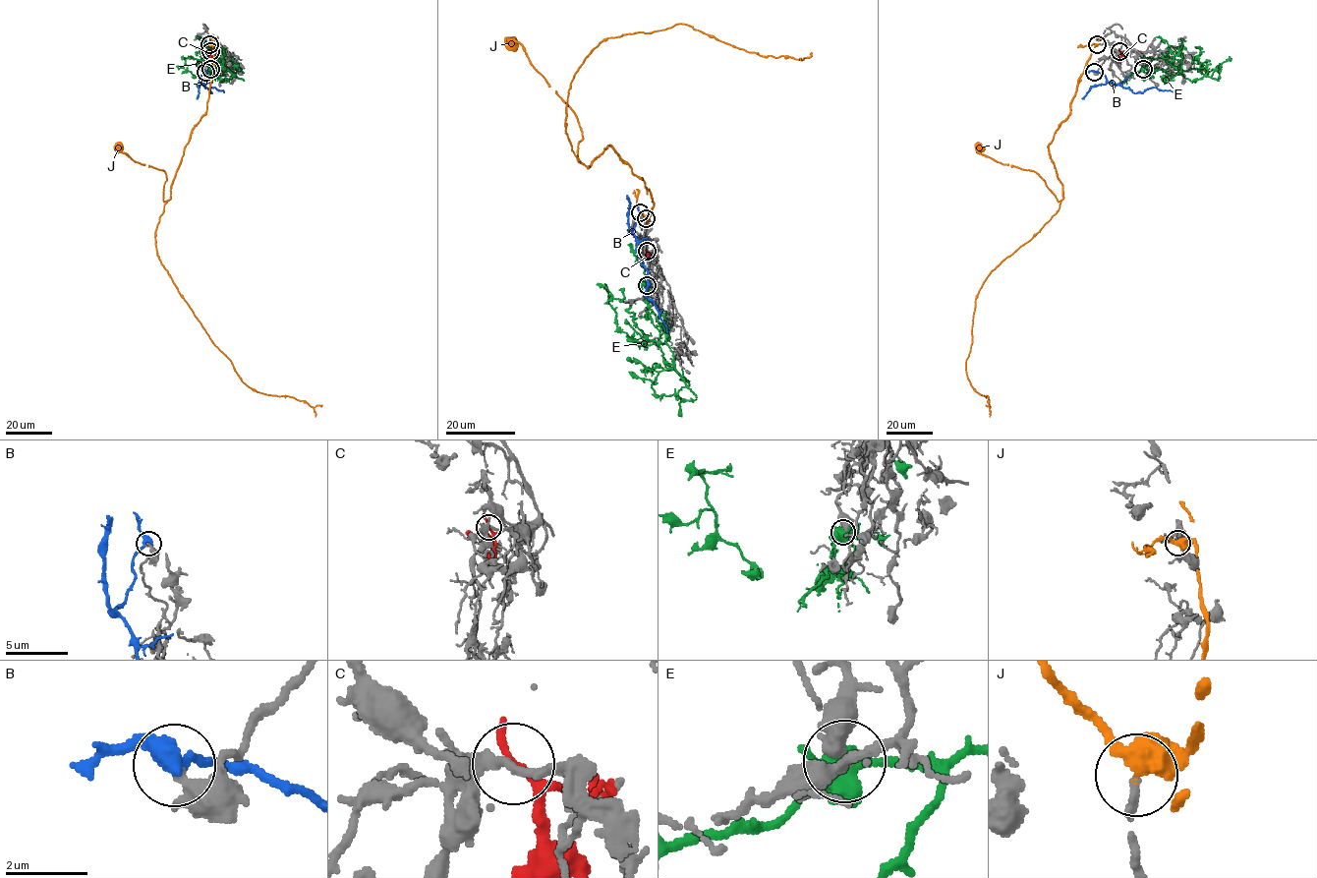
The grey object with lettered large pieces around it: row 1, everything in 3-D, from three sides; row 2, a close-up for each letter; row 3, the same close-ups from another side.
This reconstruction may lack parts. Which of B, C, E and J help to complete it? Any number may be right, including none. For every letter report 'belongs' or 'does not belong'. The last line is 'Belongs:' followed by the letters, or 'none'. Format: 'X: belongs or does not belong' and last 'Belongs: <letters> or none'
B: does not belong
C: does not belong
E: does not belong
J: belongs
Belongs: J

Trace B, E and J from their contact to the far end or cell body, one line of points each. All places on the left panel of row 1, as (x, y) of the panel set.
B: (205, 72), (200, 80), (204, 87), (210, 93), (208, 88), (224, 92)
E: (210, 69), (219, 75), (219, 71), (227, 69), (233, 75), (228, 81), (200, 36)
J: (209, 44), (214, 62), (206, 112), (191, 134), (159, 216), (157, 255), (211, 341), (248, 386), (321, 405)

